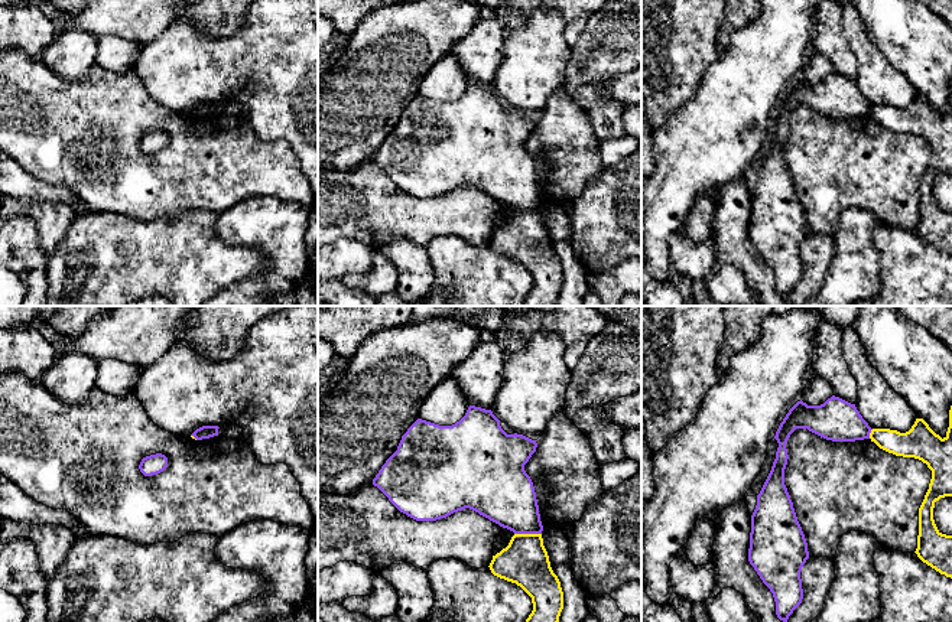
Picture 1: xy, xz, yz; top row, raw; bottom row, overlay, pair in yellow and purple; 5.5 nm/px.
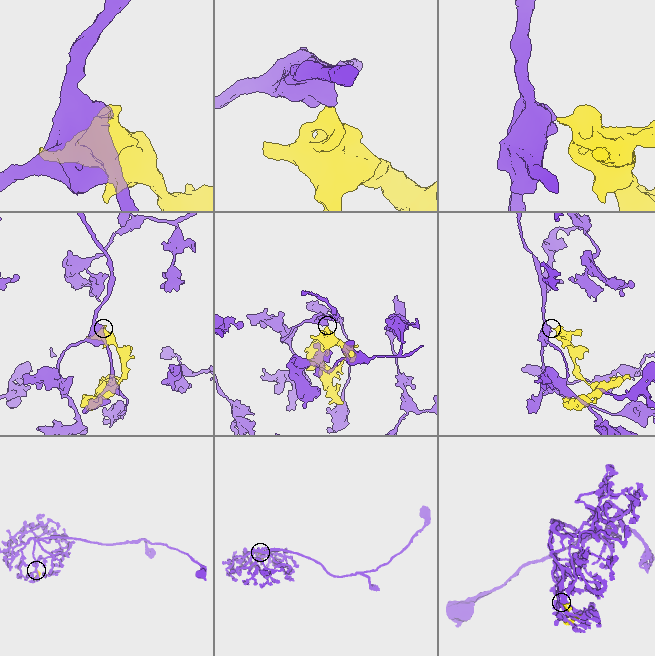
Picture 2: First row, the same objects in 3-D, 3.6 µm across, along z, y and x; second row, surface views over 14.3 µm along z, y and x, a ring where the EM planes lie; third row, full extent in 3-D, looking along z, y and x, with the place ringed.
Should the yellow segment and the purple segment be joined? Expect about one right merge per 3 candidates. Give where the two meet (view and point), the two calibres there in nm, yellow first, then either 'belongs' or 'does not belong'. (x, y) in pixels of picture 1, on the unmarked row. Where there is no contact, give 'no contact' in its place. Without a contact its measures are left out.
xz (528, 211) | 260/320 nm | does not belong

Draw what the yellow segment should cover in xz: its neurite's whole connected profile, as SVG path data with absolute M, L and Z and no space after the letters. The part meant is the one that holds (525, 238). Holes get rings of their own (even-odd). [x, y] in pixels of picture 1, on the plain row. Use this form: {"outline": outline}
{"outline": "M514 211L488 244L494 253L516 260L532 274L533 287L522 306L558 306L563 268L542 211Z"}

